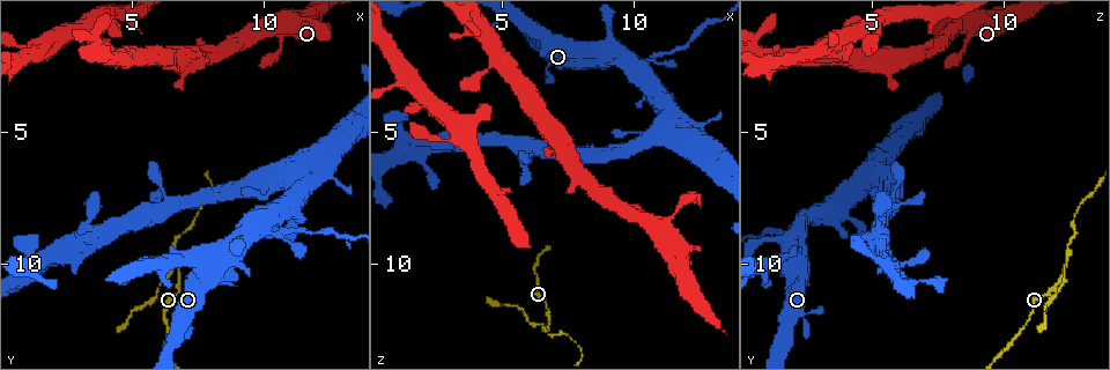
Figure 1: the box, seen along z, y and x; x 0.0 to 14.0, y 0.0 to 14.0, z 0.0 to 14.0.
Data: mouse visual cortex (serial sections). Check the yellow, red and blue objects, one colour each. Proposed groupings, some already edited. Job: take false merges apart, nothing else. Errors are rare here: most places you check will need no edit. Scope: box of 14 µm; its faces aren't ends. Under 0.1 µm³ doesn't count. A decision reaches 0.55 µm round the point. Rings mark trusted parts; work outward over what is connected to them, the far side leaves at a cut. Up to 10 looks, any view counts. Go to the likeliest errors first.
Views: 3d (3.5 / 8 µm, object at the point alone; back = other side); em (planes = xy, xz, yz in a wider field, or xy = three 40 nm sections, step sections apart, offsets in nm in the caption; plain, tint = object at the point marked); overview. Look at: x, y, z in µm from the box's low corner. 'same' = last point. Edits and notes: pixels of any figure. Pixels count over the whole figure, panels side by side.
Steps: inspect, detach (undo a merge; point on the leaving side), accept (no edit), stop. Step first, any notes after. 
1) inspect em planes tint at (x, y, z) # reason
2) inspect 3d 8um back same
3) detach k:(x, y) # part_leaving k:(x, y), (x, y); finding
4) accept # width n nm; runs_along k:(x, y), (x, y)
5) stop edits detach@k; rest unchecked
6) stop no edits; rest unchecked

inspect 3d 3.5um at (6.7, 10.3, 12.3) # sharp bend

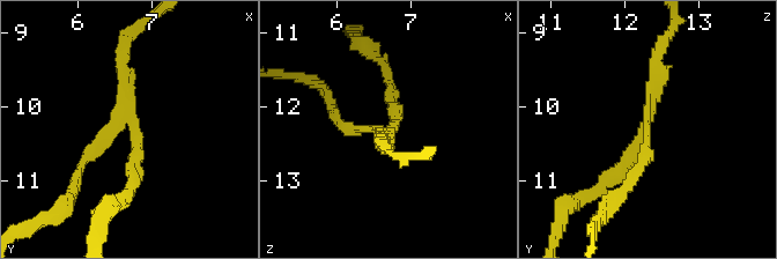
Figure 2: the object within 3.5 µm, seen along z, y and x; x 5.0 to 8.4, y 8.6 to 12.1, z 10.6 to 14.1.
inspect em xy step 5 tint at (6.70, 10.20, 12.30) # now the EM

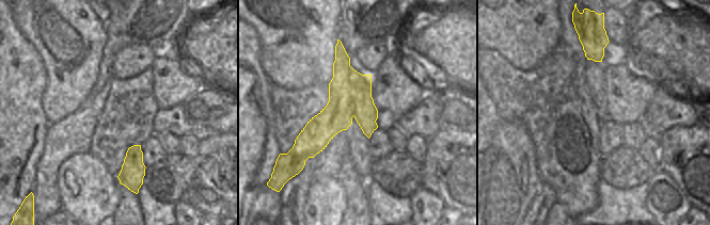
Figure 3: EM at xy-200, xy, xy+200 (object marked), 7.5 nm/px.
detach 2:(97, 152) # part_leaving 2:(125, 121), (89, 150), (68, 200); a second cell is stuck on

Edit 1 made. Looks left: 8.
inspect 3d 3.5um at (7.7, 10.0, 1.9) # sharp bend

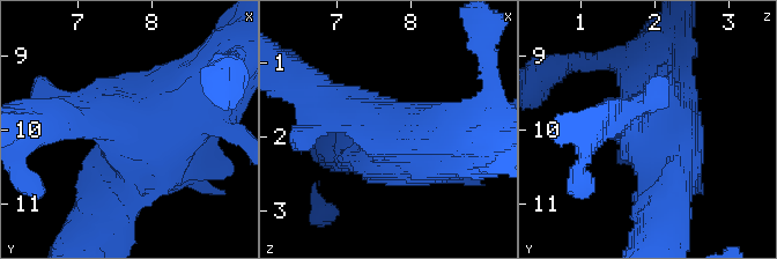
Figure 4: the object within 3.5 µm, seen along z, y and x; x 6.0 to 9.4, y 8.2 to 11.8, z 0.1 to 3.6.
inspect em xy step 1 tint at (7.75, 9.95, 1.90)

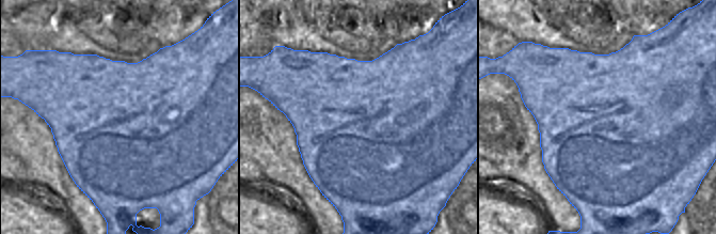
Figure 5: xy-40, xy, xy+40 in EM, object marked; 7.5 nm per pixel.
accept # width 1200 nm; runs_along 4:(115, 200), (211, 83); continuous, no second cell

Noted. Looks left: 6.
inspect 3d 3.5um at (10.0, 8.7, 2.3)

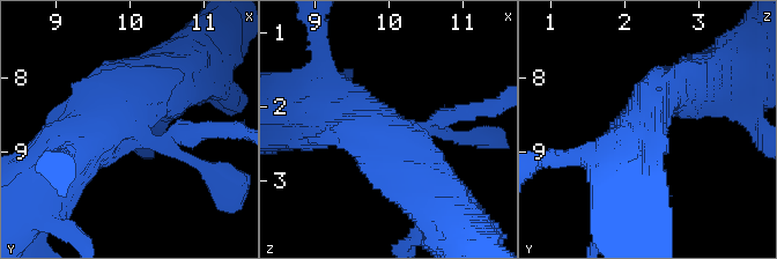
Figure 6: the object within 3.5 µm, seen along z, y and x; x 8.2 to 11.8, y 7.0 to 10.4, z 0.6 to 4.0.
inspect em planes tint at (10.00, 8.65, 2.20)

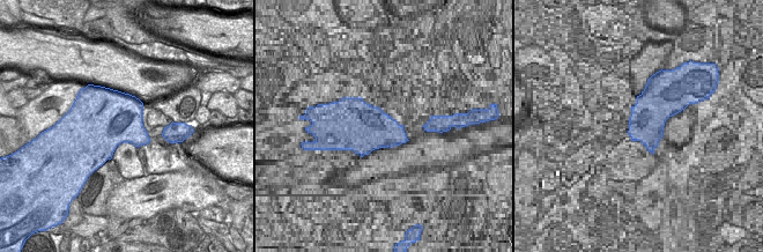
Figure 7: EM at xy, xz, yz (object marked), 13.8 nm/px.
detach 6:(459, 112) # part_leaving 6:(424, 126), (442, 115), (498, 102); two cells meet here

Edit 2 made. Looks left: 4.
inspect 3d 3.5um back at (0.9, 9.3, 4.5) # sharp bend

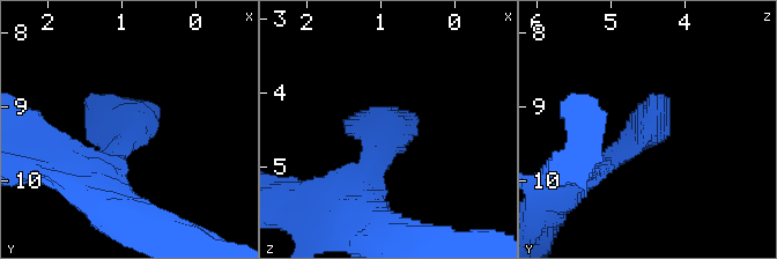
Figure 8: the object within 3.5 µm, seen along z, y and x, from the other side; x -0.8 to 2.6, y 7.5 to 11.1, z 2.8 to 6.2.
inspect em xy step 3 tint at (0.95, 9.35, 4.55)

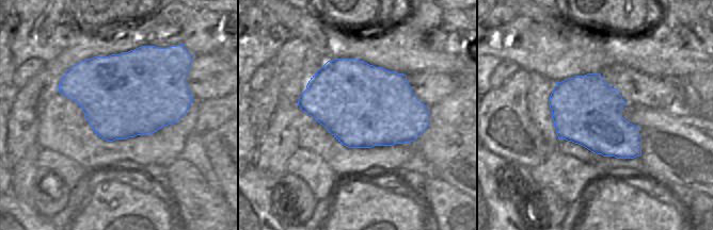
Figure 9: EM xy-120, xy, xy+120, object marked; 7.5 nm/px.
accept # runs_along 8:(585, 175), (648, 132), (653, 96); continuous, no second cell

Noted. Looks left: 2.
stop edits detach@2, detach@6; rest unchecked

